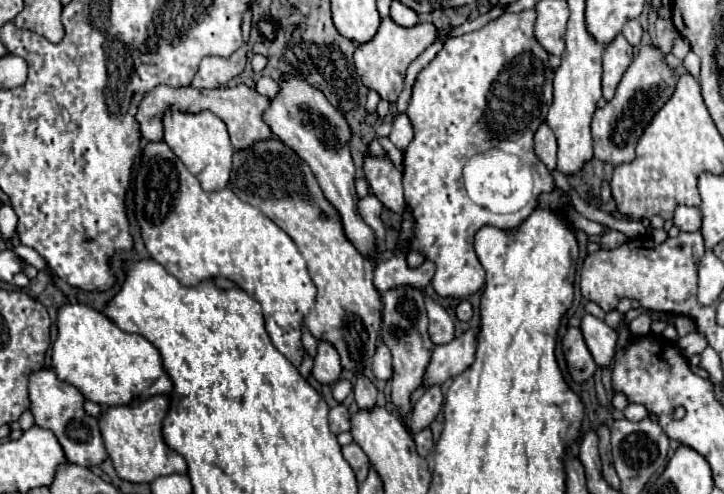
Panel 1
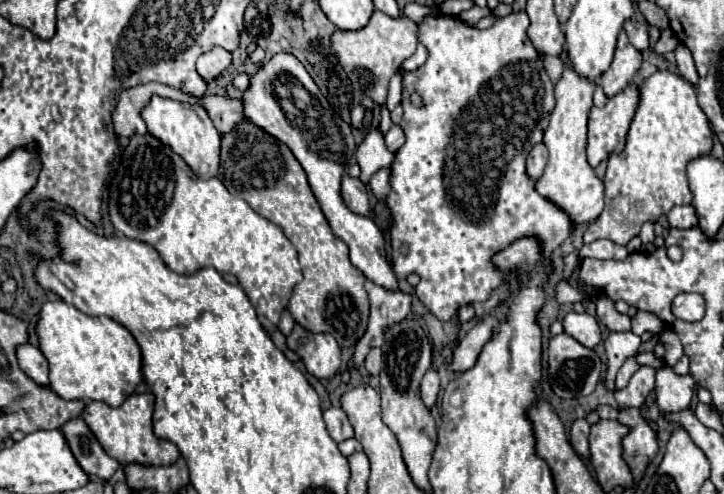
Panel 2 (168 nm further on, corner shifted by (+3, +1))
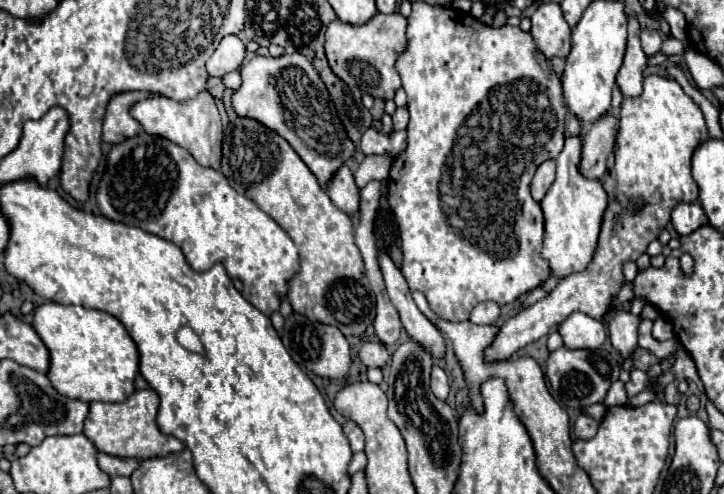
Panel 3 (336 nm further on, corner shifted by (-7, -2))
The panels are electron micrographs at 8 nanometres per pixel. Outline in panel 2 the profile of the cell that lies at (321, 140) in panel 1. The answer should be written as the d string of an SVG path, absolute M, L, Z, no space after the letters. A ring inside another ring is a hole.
M286 52L274 54L268 64L262 64L250 76L250 86L242 92L242 106L246 120L262 126L280 142L286 142L286 146L298 158L334 234L348 244L352 264L360 268L374 284L392 292L398 290L398 280L386 260L380 228L368 216L352 214L340 196L340 180L346 162L356 150L352 128L330 108L302 62Z

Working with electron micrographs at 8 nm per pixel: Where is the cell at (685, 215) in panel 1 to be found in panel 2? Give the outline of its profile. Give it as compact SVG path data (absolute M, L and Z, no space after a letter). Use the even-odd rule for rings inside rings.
M674 206L668 212L668 224L672 228L692 228L698 224L696 210L692 206Z

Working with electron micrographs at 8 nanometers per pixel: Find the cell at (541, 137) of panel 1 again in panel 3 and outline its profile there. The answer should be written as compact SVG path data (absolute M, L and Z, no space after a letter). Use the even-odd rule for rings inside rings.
M552 159L544 161L538 169L536 169L536 175L532 179L532 197L536 201L542 201L542 197L546 195L546 191L550 189L552 181L554 181L554 175L556 175L556 163Z

